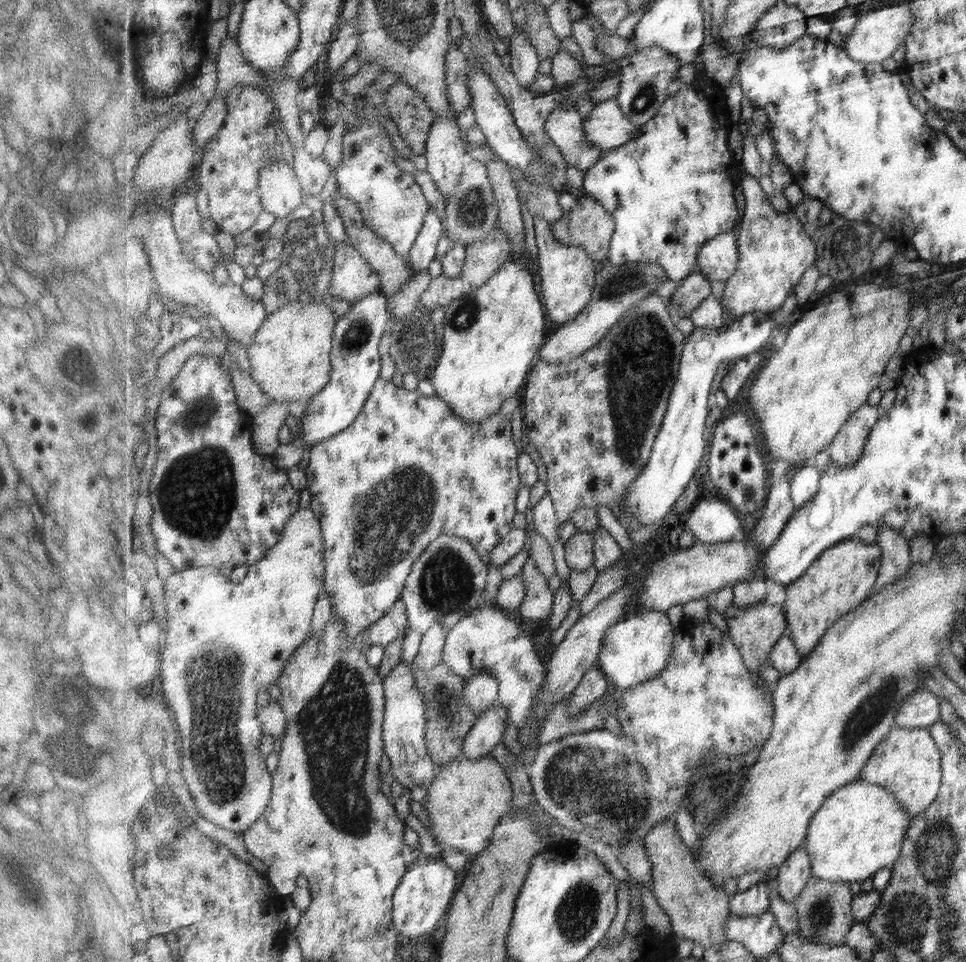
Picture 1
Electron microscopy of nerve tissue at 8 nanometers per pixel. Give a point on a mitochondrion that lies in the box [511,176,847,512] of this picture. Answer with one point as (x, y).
(640, 361)

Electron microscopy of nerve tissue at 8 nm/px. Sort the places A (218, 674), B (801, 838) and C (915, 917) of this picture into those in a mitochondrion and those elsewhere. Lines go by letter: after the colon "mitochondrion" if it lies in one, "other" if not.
A: mitochondrion
B: other
C: mitochondrion

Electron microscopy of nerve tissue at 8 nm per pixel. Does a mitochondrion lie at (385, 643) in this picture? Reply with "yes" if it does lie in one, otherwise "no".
no

